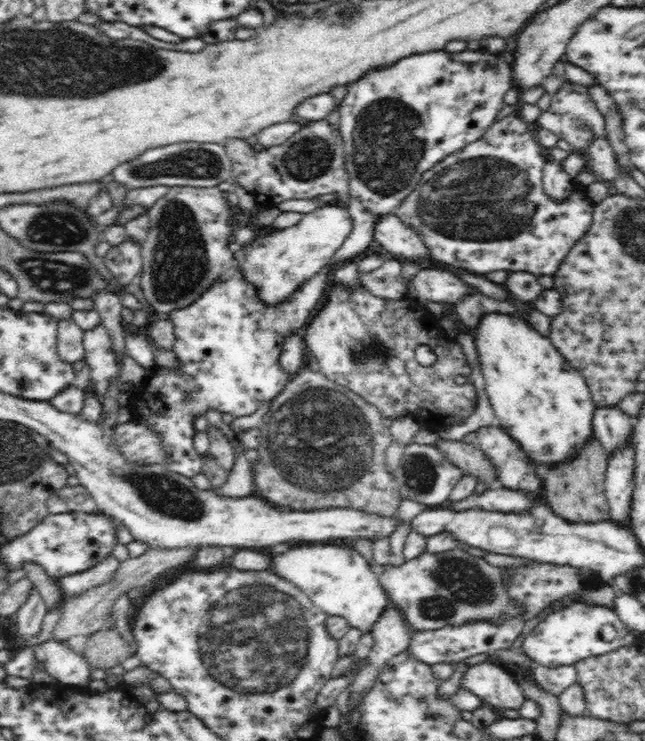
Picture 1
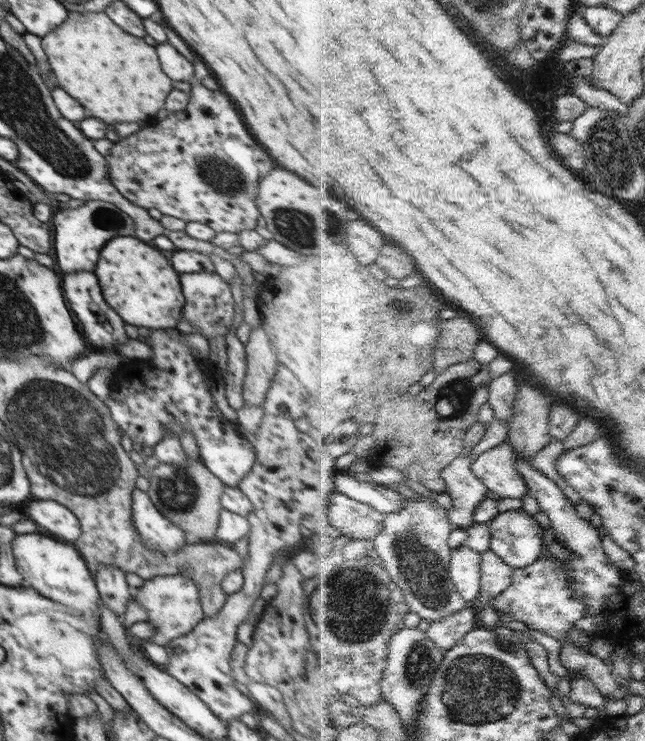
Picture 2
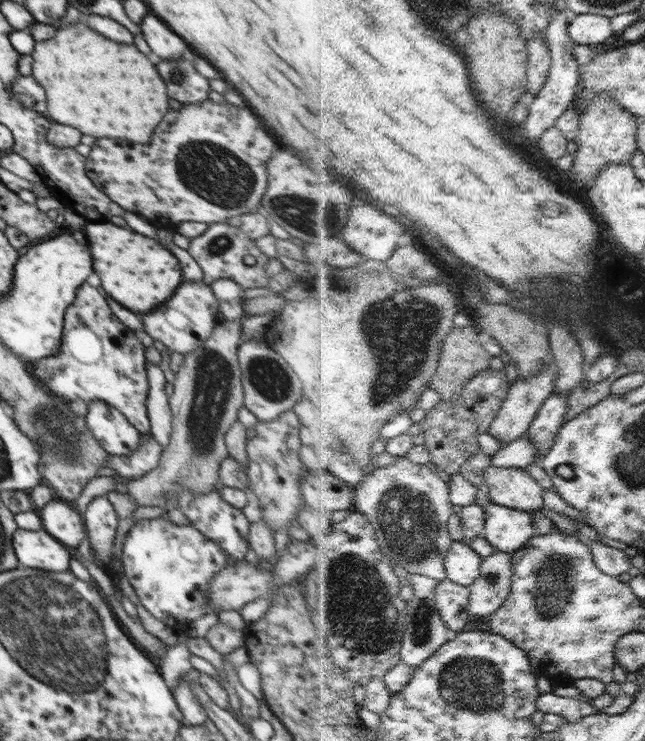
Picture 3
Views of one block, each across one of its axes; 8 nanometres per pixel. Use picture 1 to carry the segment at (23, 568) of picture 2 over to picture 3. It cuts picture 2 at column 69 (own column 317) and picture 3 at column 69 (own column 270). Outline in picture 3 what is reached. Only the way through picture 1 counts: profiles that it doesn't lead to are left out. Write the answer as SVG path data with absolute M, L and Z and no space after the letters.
M16 530L14 532L14 552L18 556L21 567L40 568L52 572L69 570L70 558L68 550L58 544L56 538L44 534L44 530Z

